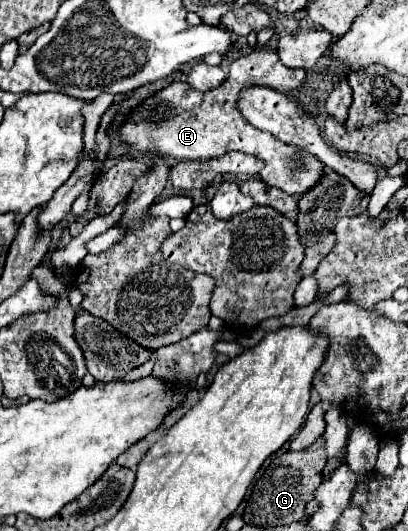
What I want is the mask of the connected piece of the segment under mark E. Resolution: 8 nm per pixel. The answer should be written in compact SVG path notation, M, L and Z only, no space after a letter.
M268 47L256 49L248 55L234 59L228 77L220 83L220 87L208 93L196 91L188 83L172 83L166 89L158 91L128 117L128 121L120 129L120 135L142 153L148 151L150 155L164 155L178 161L204 161L219 158L230 151L256 155L264 161L264 167L258 171L258 177L268 187L276 187L280 191L286 191L288 195L300 197L322 179L326 171L324 163L320 163L316 155L304 151L302 147L286 145L274 135L252 127L248 121L244 121L240 109L236 107L236 101L240 91L246 87L260 85L286 93L300 89L304 79L306 73L302 69L284 67L276 51Z

